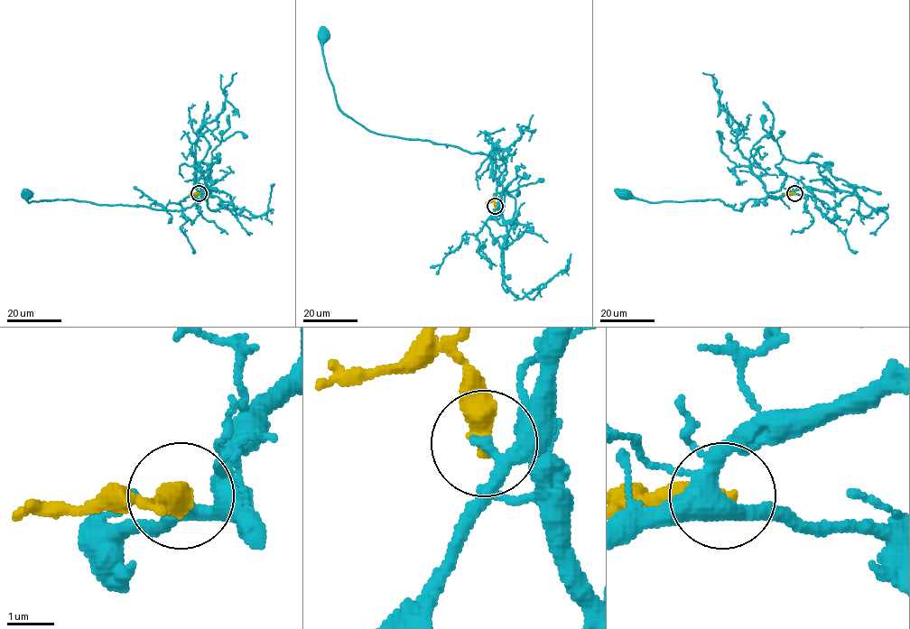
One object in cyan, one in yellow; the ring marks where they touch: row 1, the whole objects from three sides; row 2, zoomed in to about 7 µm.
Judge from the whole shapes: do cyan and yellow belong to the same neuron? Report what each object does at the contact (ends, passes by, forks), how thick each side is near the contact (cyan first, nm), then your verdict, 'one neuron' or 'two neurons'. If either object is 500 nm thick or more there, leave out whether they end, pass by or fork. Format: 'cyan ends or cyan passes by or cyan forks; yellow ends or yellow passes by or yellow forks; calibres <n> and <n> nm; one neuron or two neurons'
cyan passes by; yellow ends; calibres 240 and 480 nm; two neurons

